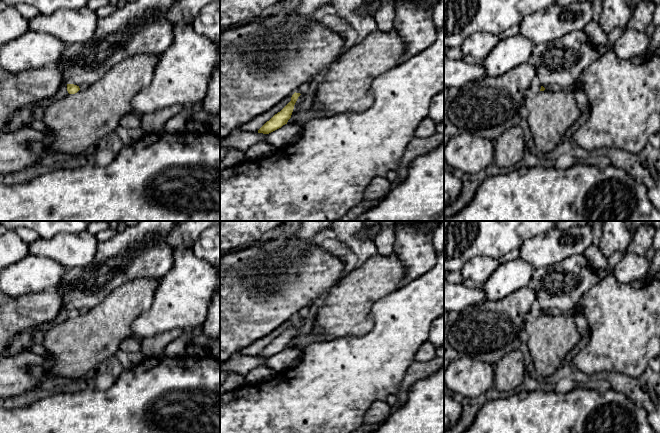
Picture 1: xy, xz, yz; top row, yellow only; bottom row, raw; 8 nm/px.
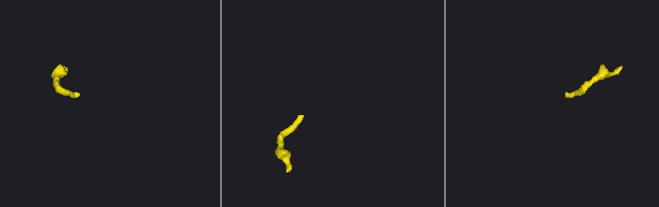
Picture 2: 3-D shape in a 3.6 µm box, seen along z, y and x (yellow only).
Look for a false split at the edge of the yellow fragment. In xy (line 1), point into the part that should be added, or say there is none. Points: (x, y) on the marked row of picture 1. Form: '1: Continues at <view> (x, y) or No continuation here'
1: No continuation here

